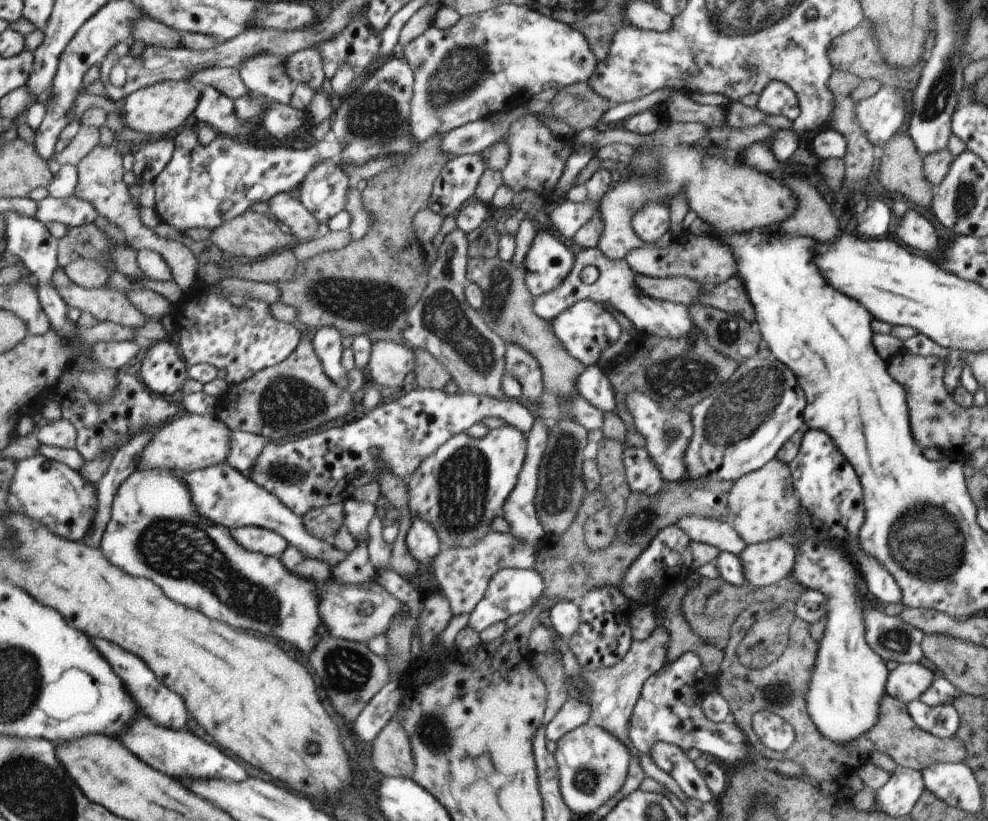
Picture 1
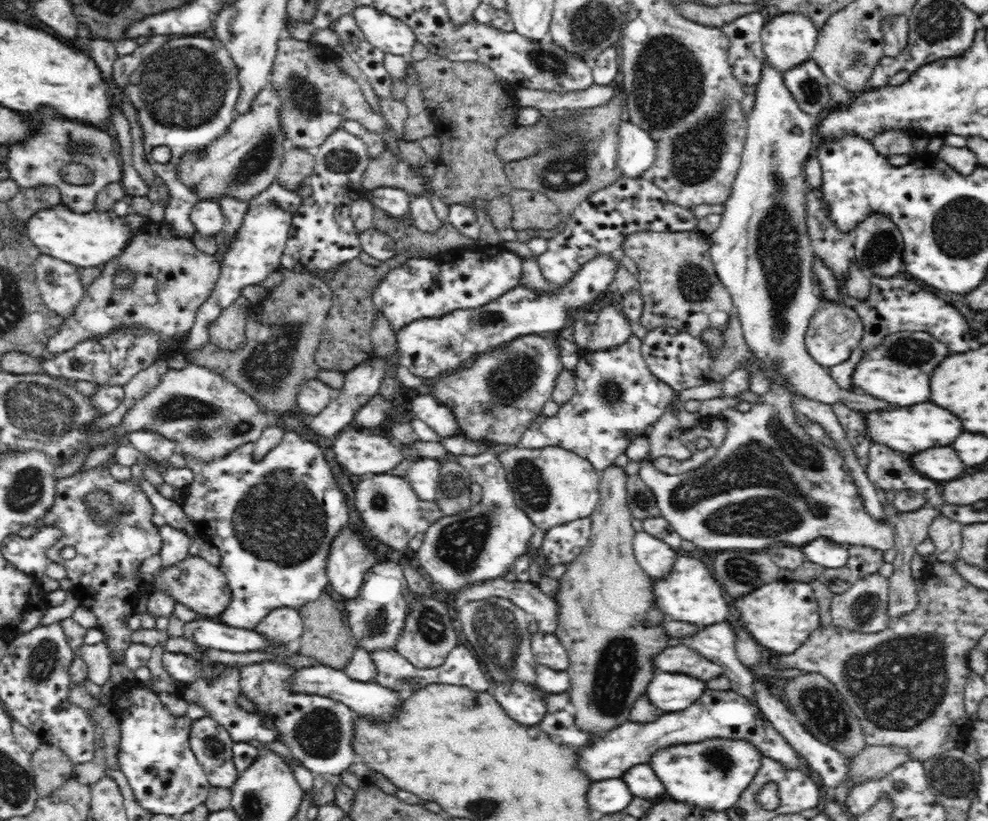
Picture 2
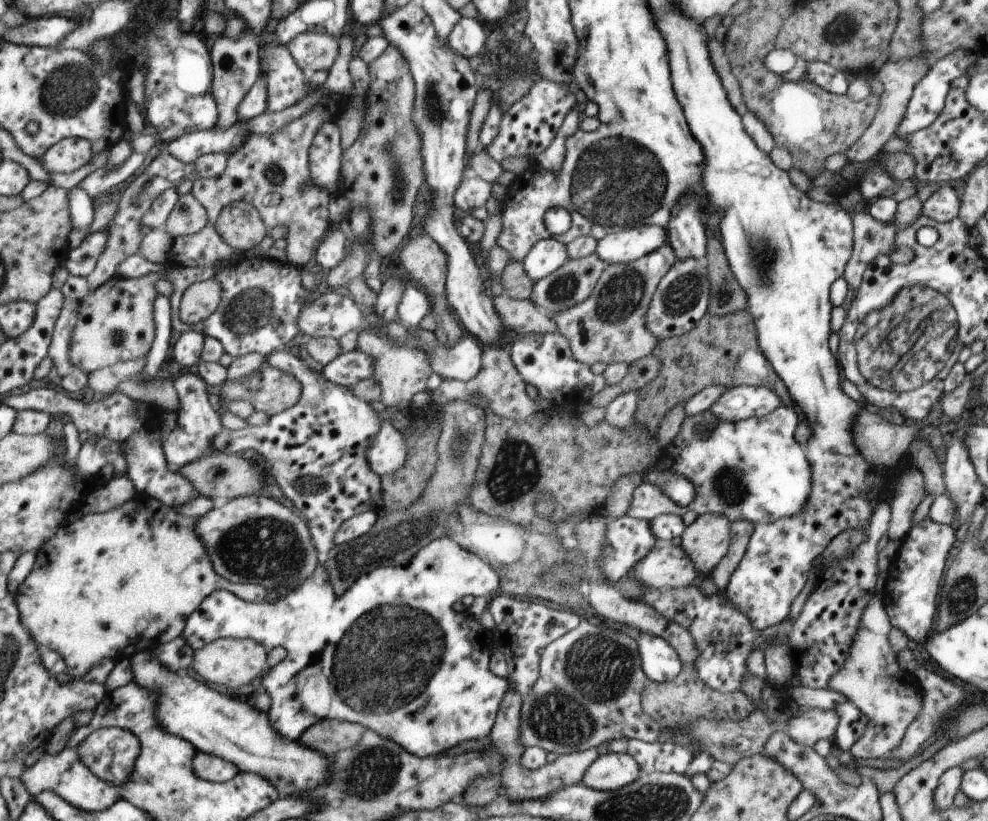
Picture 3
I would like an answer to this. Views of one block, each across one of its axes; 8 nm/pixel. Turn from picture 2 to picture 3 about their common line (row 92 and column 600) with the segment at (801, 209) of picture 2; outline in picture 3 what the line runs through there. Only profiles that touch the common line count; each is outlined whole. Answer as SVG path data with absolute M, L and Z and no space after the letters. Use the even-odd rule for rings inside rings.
M628 754L599 755L585 769L579 783L598 791L617 791L641 775L634 757Z

